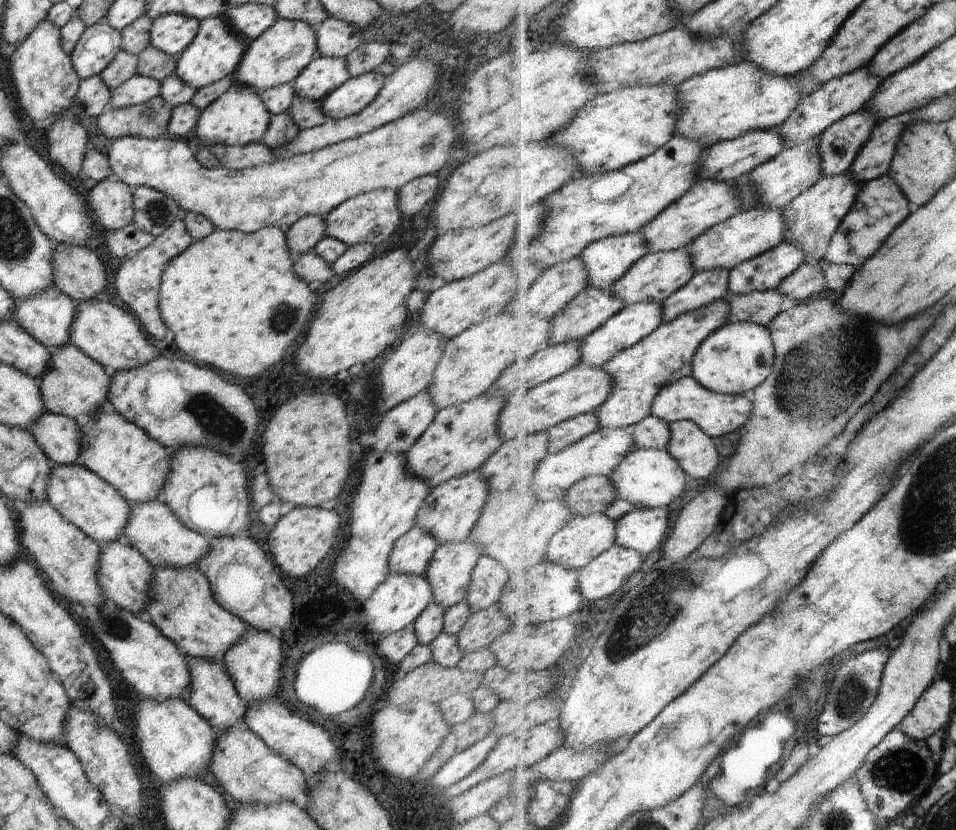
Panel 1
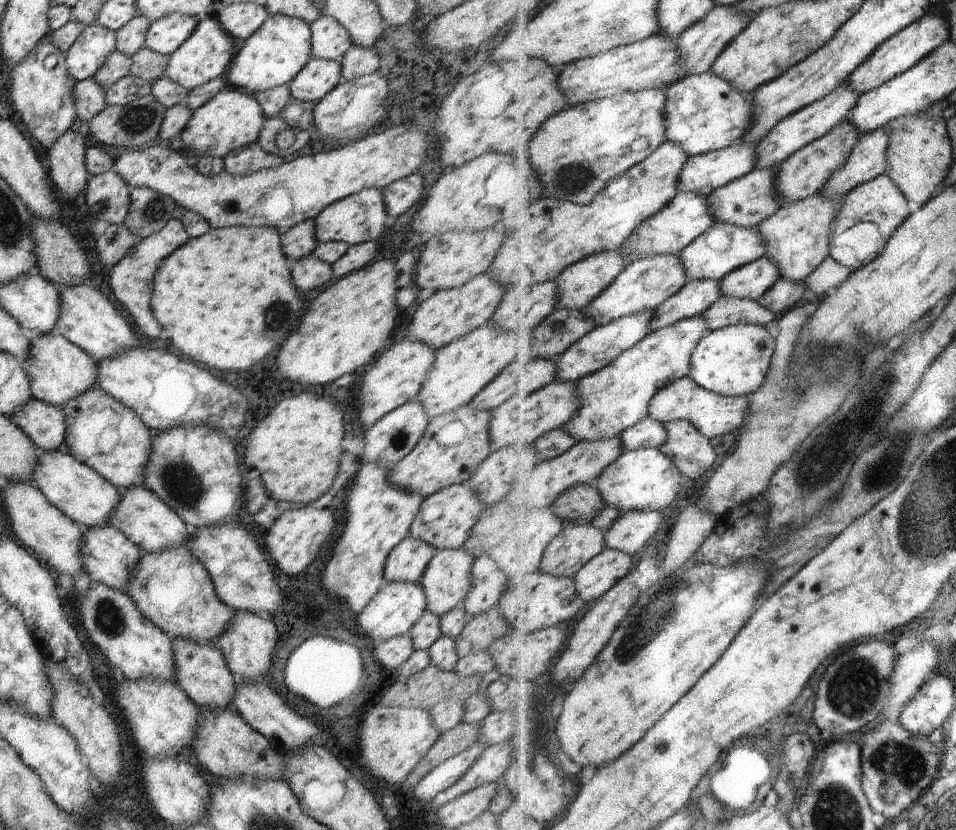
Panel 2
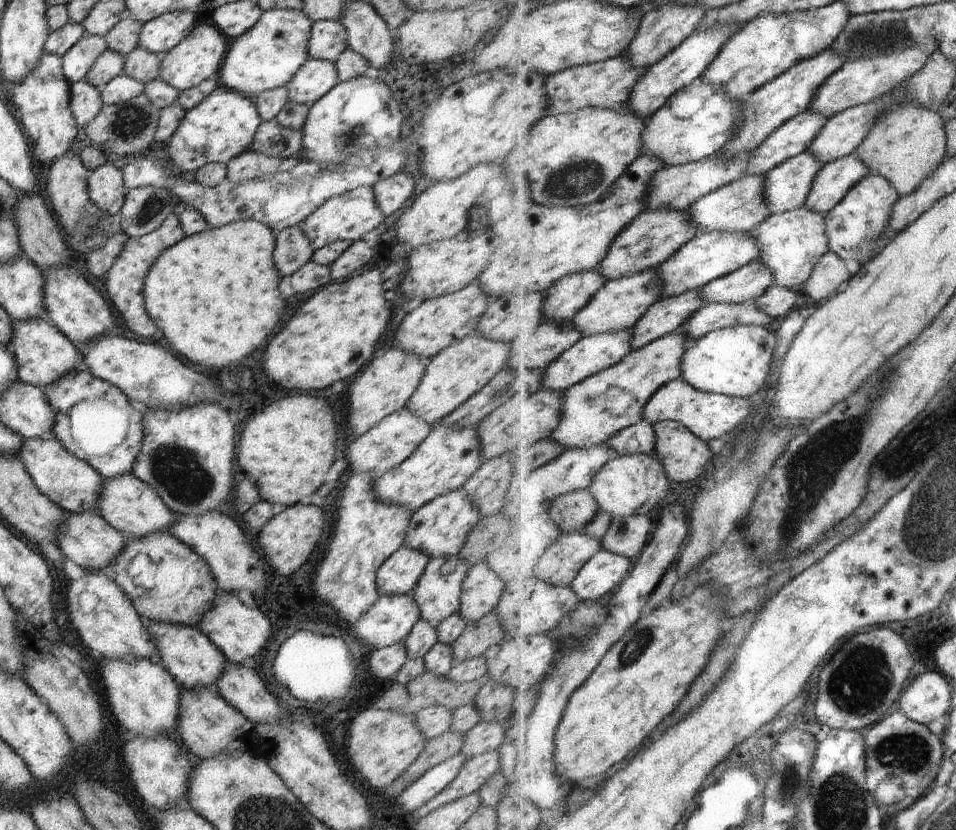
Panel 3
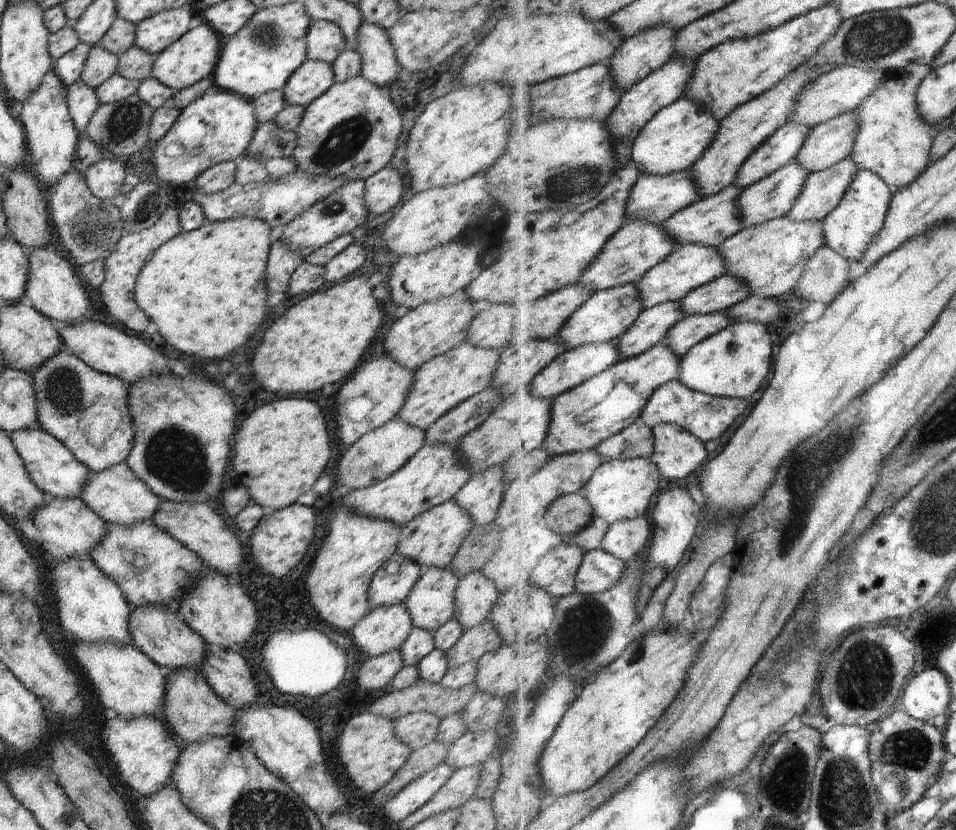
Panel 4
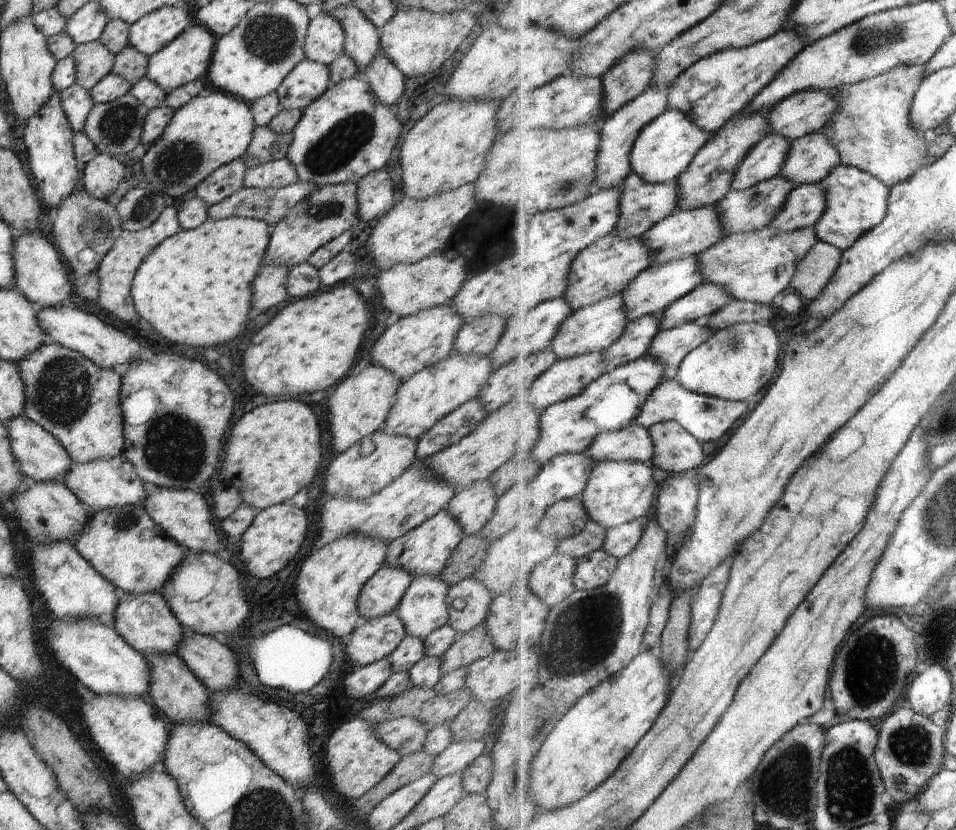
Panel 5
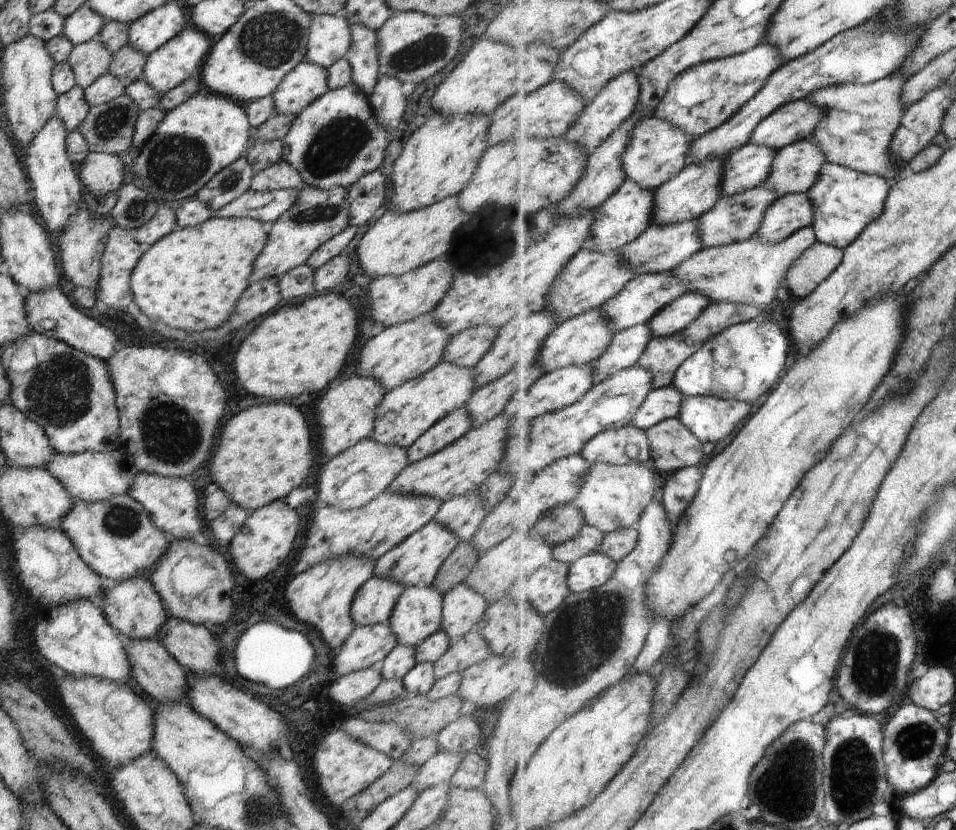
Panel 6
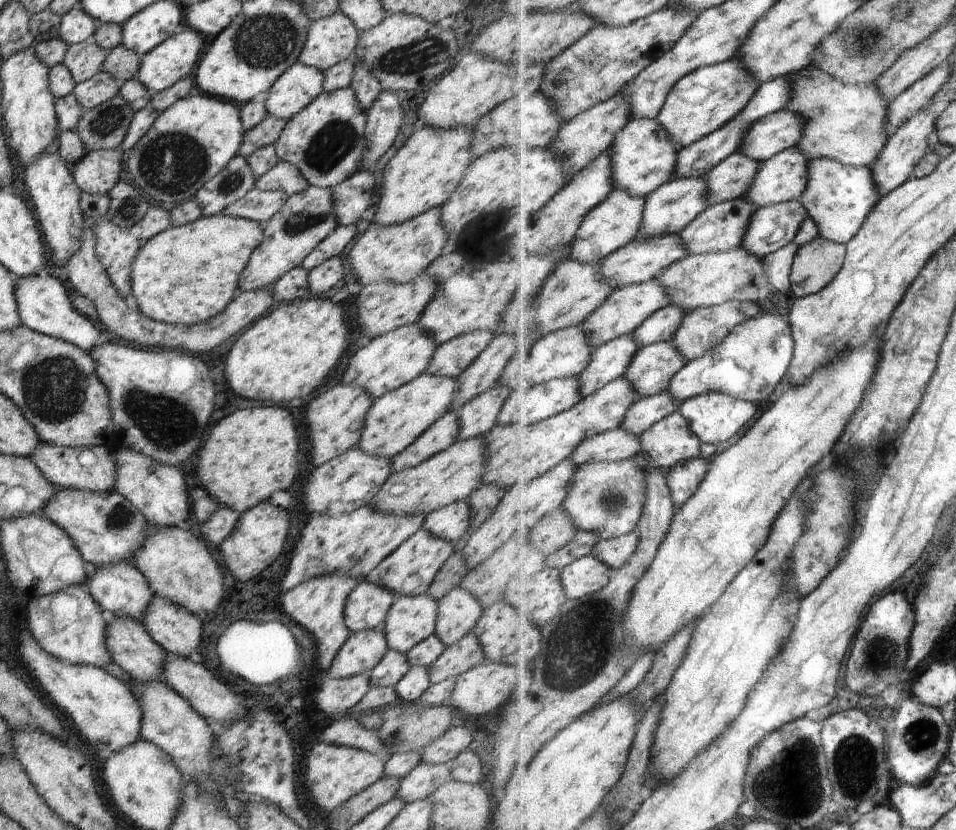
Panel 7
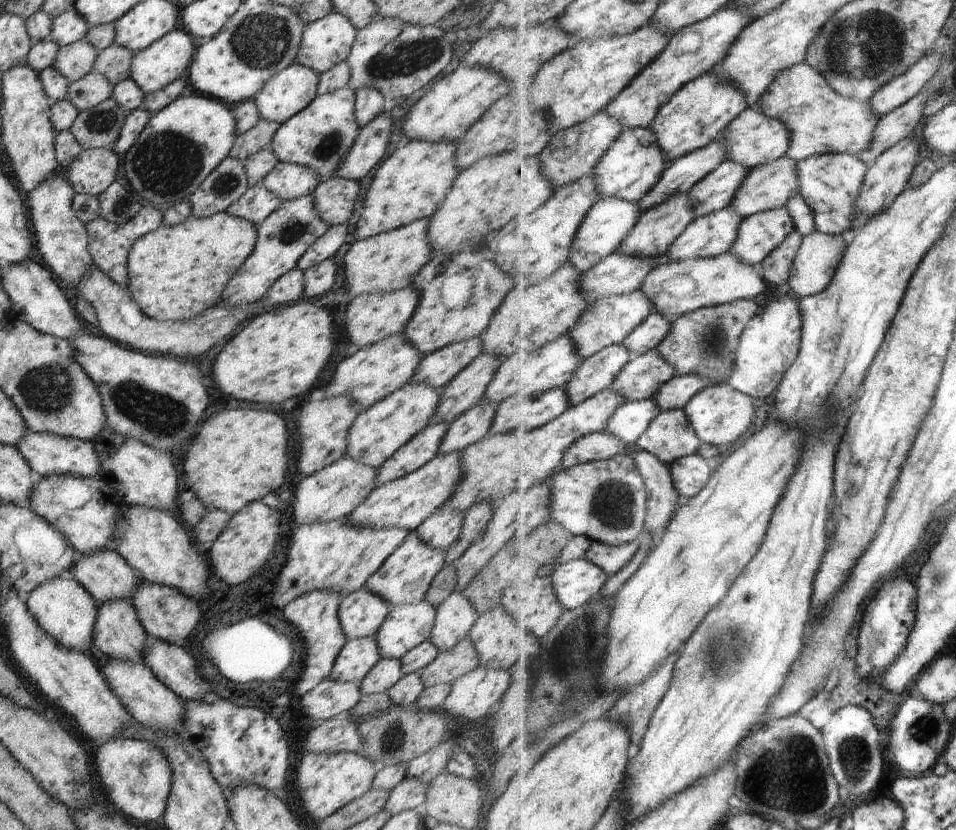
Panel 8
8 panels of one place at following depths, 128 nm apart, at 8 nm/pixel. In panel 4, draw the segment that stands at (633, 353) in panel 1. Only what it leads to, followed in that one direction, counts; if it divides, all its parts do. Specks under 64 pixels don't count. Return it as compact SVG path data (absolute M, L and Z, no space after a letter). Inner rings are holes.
M664 342L634 358L621 359L606 372L555 398L550 434L543 446L551 455L598 449L604 440L636 423L655 392L682 376L681 358Z

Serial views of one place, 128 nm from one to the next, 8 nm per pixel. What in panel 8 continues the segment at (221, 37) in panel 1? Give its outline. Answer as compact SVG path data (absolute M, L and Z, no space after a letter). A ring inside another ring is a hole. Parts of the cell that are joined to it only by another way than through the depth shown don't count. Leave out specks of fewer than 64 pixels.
M179 25L166 36L162 36L160 40L156 40L154 44L150 44L148 48L135 53L130 64L129 78L134 80L145 94L156 92L178 78L187 78L189 66L197 48L193 38L192 34Z

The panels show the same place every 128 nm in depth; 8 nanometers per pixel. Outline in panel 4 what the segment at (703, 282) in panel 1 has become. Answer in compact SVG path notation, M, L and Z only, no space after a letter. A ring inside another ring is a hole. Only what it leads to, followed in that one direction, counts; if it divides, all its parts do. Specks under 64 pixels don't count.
M682 301L667 302L645 309L637 323L617 343L621 358L640 356L665 342L672 327L682 322L686 315Z

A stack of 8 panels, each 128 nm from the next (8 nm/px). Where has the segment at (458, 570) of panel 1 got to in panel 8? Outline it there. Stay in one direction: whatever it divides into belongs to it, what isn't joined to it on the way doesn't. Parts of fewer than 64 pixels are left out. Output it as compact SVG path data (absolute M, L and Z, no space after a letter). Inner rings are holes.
M425 600L391 607L374 636L380 658L400 660L410 650L428 641L435 614L434 606Z

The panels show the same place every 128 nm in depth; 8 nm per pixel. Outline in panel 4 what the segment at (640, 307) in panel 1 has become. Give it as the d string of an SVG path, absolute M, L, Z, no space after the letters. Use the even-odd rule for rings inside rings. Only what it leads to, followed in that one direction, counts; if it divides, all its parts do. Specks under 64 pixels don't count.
M617 343L606 344L584 344L580 348L567 350L556 357L556 360L547 366L535 379L532 384L531 393L536 398L555 399L561 394L574 390L577 386L584 384L587 380L601 375L608 368L613 367L621 361L620 349Z

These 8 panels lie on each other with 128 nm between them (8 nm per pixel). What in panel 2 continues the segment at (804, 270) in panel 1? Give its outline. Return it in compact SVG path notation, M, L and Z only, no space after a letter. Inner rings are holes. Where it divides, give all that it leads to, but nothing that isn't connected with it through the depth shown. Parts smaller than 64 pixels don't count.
M782 278L764 295L764 298L761 298L760 302L781 316L798 302L802 302L808 290L809 287L805 282L792 282L788 278Z

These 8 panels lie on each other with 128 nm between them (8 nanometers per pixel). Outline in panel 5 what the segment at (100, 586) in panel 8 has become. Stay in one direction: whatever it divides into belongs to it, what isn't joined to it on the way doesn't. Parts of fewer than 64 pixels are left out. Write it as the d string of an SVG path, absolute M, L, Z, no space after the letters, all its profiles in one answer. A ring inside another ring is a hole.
M161 592L129 594L127 599L120 599L114 610L113 626L116 632L132 647L143 654L176 654L176 648L182 640L182 625L176 620Z

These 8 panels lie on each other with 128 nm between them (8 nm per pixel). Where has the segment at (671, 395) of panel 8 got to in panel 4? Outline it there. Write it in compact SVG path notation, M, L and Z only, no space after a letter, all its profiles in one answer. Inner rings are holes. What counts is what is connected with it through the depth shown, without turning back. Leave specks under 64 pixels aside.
M733 322L722 332L703 340L682 359L680 380L689 385L690 388L703 393L719 397L738 397L751 400L751 396L764 386L764 382L770 378L770 374L774 370L774 361L776 361L774 360L775 341L772 339L772 332L768 330L768 327L764 323Z

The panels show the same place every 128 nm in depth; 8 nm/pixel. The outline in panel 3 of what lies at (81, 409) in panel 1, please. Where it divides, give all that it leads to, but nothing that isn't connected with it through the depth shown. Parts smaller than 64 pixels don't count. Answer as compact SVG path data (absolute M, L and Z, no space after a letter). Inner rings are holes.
M46 318L13 320L12 340L8 342L8 348L16 359L19 380L32 386L50 386L68 372L83 368L82 354L76 345Z

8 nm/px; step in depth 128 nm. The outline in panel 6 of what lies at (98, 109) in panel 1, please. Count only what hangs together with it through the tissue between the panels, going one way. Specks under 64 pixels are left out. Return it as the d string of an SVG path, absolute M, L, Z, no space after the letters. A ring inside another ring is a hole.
M74 86L66 94L58 95L56 100L56 116L64 122L68 132L76 131L84 122L84 118L90 110L90 105L84 100L84 92L81 86Z

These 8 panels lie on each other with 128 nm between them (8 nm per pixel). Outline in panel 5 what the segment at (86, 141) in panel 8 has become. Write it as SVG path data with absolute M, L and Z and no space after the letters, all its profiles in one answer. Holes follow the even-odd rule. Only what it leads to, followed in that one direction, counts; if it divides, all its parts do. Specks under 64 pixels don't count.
M129 92L109 103L95 103L85 120L83 133L96 146L96 152L119 158L132 152L142 136L144 120L149 110Z

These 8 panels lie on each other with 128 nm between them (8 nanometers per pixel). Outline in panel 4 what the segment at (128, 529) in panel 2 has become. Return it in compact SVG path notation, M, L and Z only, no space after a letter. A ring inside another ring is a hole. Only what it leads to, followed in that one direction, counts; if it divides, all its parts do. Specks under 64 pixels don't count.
M125 462L100 472L91 471L80 492L80 499L103 521L120 526L134 526L136 522L151 520L152 514L156 514L158 508L161 508L160 497L156 496Z

